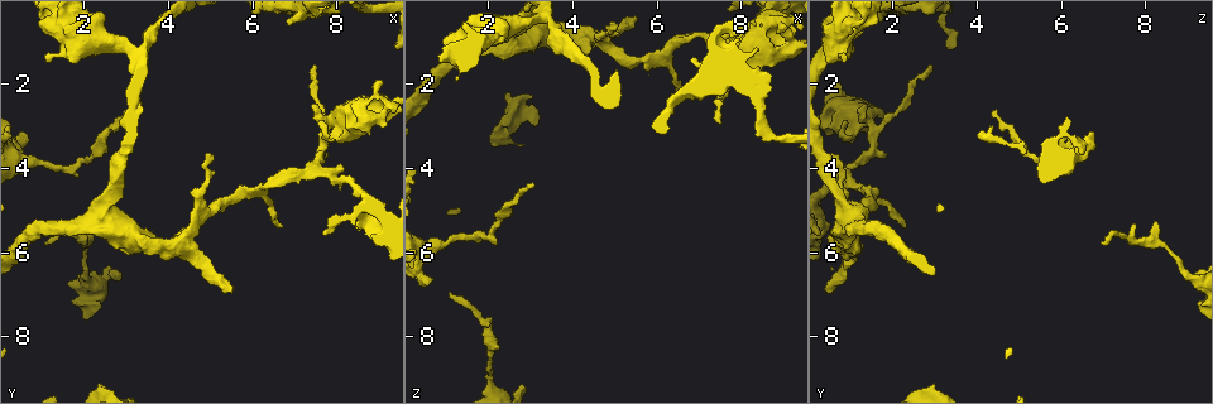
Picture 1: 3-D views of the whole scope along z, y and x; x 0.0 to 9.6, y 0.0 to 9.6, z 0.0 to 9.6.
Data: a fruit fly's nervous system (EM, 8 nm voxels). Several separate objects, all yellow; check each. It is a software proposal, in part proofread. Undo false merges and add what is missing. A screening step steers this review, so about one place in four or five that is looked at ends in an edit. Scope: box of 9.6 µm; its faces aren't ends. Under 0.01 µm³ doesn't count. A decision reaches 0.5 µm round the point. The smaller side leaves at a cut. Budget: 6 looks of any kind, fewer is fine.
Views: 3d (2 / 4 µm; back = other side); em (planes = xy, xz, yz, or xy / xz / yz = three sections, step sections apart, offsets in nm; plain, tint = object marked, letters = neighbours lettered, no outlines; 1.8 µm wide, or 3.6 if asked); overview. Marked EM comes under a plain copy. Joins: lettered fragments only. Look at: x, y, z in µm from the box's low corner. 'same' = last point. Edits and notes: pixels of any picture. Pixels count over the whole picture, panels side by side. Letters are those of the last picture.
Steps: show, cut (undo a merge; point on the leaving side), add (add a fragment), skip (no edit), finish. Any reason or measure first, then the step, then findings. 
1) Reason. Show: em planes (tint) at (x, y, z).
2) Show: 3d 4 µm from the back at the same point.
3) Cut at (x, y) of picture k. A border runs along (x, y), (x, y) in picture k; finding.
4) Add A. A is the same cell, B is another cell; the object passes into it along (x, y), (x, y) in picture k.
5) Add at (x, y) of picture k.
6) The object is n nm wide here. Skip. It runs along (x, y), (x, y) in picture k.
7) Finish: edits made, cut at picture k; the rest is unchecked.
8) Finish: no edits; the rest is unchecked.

Three-way junction. Show: 3d 4 µm at (2.00, 6.65, 9.10).

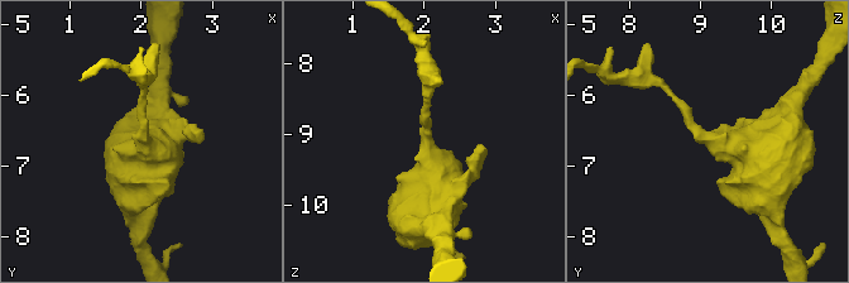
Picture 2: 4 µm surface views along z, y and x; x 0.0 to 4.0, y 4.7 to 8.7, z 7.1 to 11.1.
3 arms meet here; now the EM. Show: em 3.6 µm planes (letters) at (2.05, 6.60, 9.15).

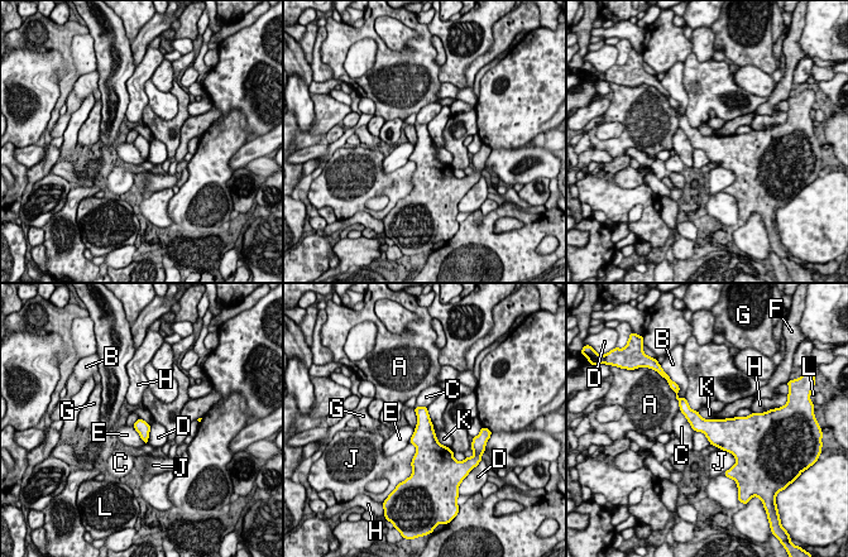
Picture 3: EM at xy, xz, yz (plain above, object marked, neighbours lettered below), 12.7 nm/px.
Skip. A, B, C, D, E, F, G, H, J, K and L are other cells; all the same cell.

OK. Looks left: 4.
Arms part here. Show: 3d 2 µm at (4.30, 5.75, 0.85).

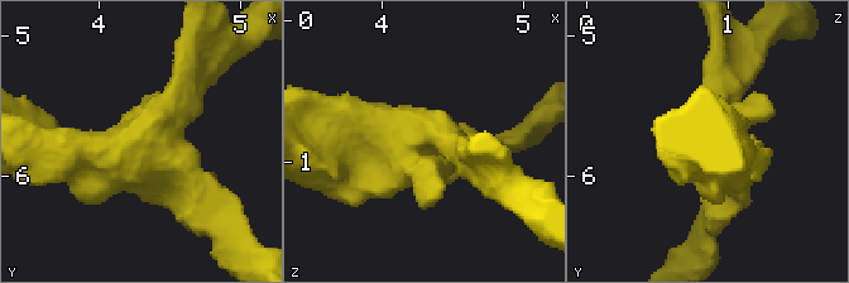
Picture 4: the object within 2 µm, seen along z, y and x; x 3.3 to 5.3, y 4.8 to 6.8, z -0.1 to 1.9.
3 arms meet here; the arms are 170, 220, 340 nm wide; shape alone is not enough. Show: em planes (tint) at (4.28, 5.78, 0.88).

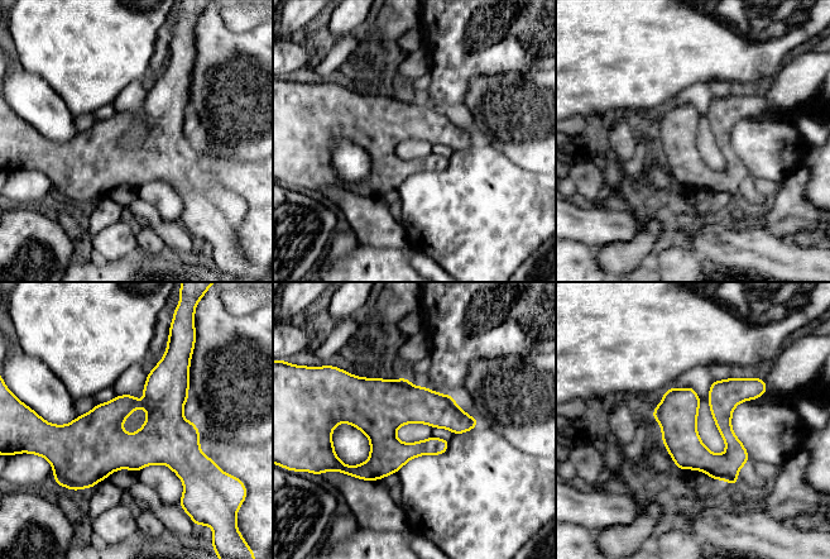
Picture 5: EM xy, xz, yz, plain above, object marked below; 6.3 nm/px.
What lies round it. Show: em planes (letters) at the same point.

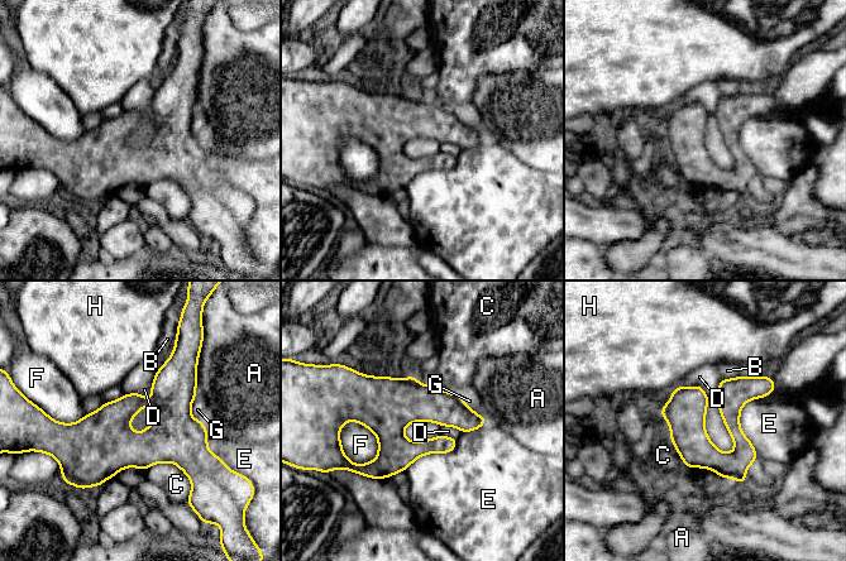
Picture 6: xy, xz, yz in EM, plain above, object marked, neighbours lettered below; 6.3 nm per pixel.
The object is 220 nm wide here. Skip. A, B, C, D, E, F, G and H are other cells; a border runs along (156, 373), (151, 401), (124, 394) in picture 6; all the same cell.

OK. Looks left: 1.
Finish: no edits; the rest is unchecked.

